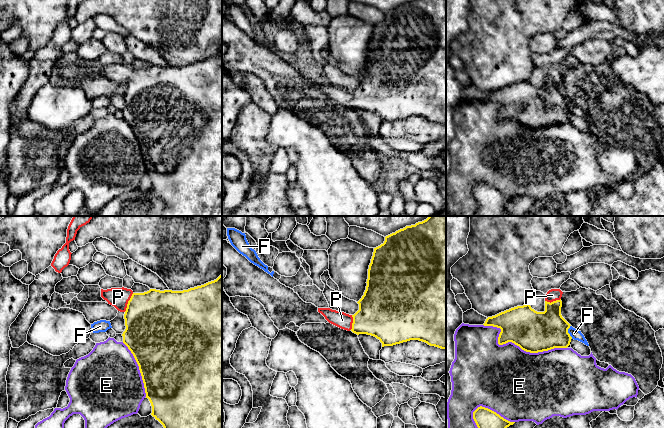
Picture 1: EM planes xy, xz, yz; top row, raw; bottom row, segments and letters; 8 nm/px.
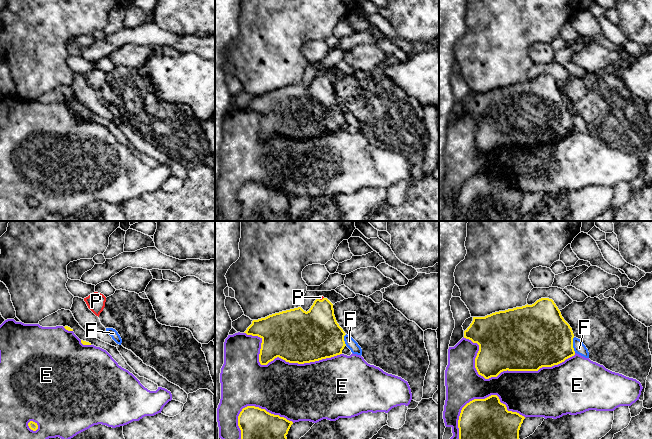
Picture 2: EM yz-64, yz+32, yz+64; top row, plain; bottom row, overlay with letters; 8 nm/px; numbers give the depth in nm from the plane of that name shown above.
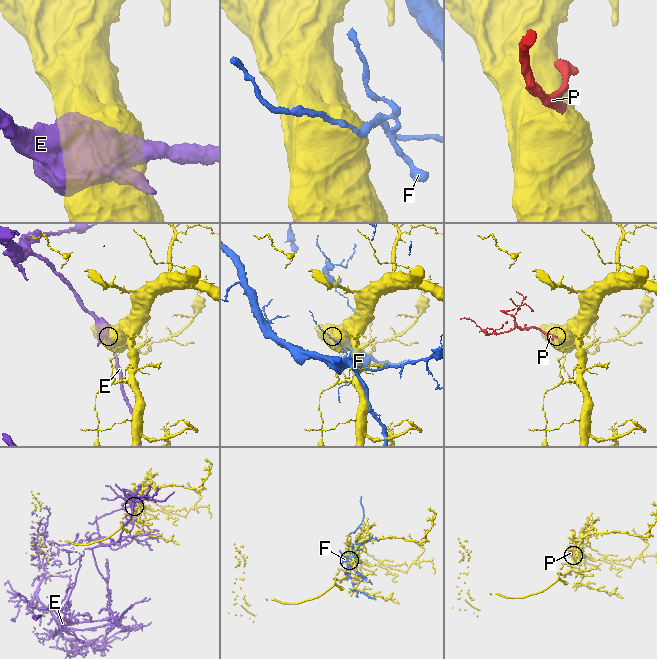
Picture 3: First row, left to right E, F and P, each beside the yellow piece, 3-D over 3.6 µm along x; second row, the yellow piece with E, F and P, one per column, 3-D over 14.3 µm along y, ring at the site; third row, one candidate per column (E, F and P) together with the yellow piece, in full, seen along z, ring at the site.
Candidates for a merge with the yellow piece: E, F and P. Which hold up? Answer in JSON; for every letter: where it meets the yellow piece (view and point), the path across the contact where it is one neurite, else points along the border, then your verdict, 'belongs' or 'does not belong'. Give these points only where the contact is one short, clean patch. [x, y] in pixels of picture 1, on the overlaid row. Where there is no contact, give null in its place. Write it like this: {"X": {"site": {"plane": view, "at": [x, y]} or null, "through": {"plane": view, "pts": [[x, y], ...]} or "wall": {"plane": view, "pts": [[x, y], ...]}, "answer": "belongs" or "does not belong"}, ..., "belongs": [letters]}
{"E": {"site": {"plane": "yz", "at": [517, 345]}, "answer": "does not belong"}, "F": {"site": {"plane": "yz", "at": [567, 332]}, "answer": "does not belong"}, "P": {"site": {"plane": "xy", "at": [128, 302]}, "through": {"plane": "xy", "pts": [[154, 319], [147, 312], [128, 302], [118, 297]]}, "answer": "belongs"}, "belongs": ["P"]}

